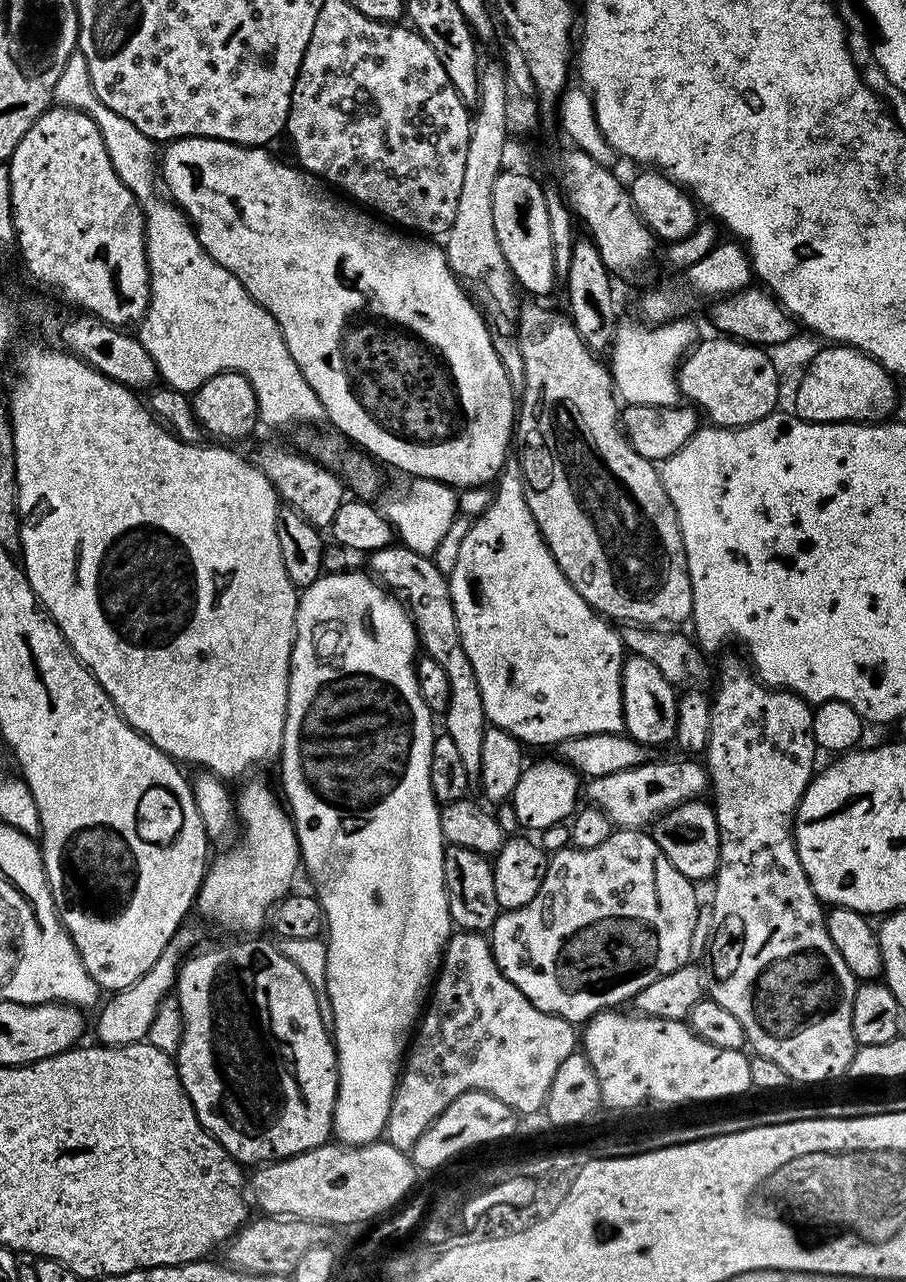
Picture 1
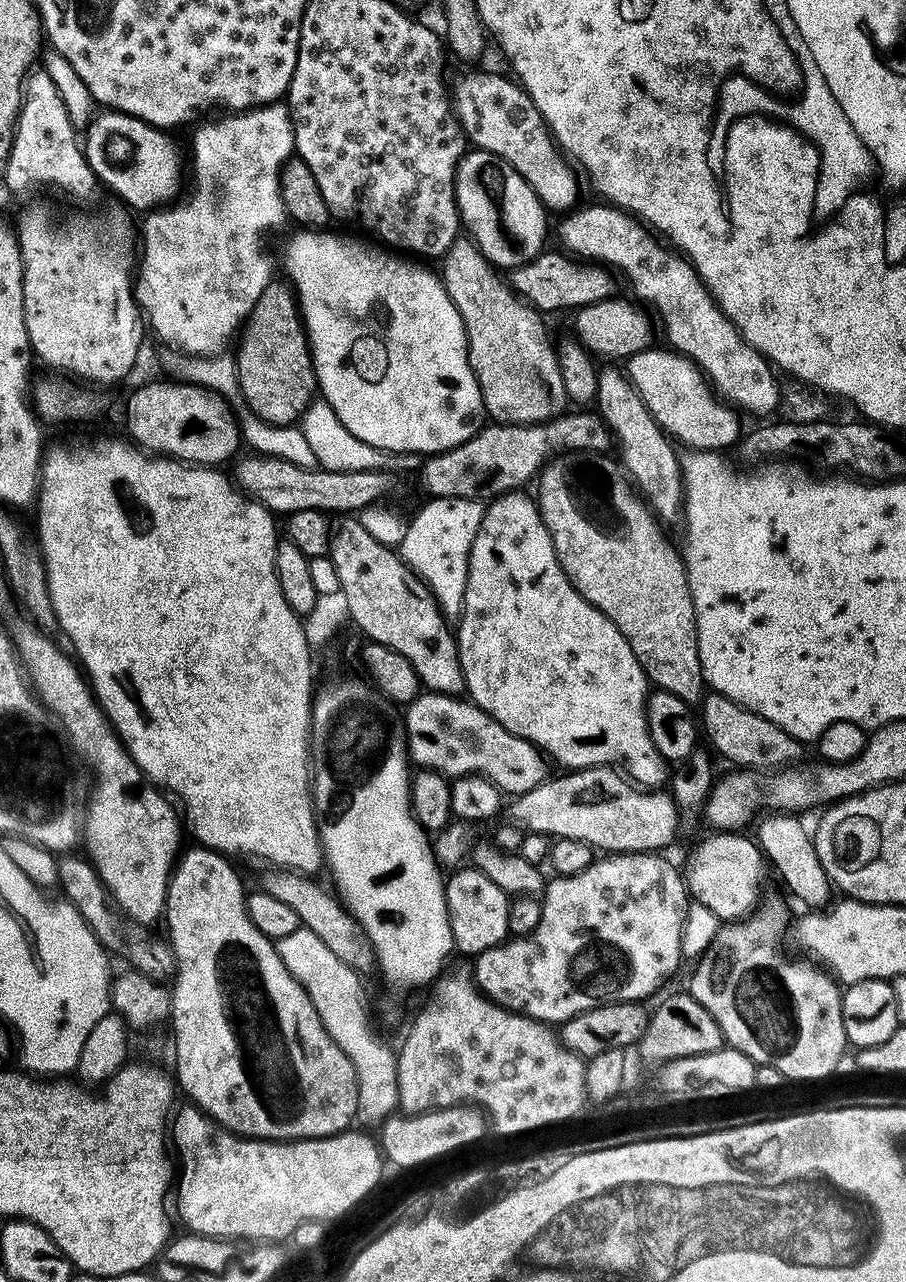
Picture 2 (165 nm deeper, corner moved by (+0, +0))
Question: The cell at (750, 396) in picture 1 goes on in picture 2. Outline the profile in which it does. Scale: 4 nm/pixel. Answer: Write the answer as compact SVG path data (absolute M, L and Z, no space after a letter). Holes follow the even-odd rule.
M649 346L627 357L626 375L660 429L677 445L685 444L683 447L688 450L720 452L732 443L733 447L742 436L741 413L712 391L712 385L693 360L667 347L656 347Z

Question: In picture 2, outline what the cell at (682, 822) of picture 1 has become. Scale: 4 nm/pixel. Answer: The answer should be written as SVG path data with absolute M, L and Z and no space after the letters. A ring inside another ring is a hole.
M716 830L711 834L713 836L706 837L693 850L692 857L688 860L686 887L691 899L700 903L706 910L712 911L720 922L742 920L746 916L751 916L761 903L760 887L764 884L764 868L766 869L764 854L751 835L740 836L744 834L736 830Z

